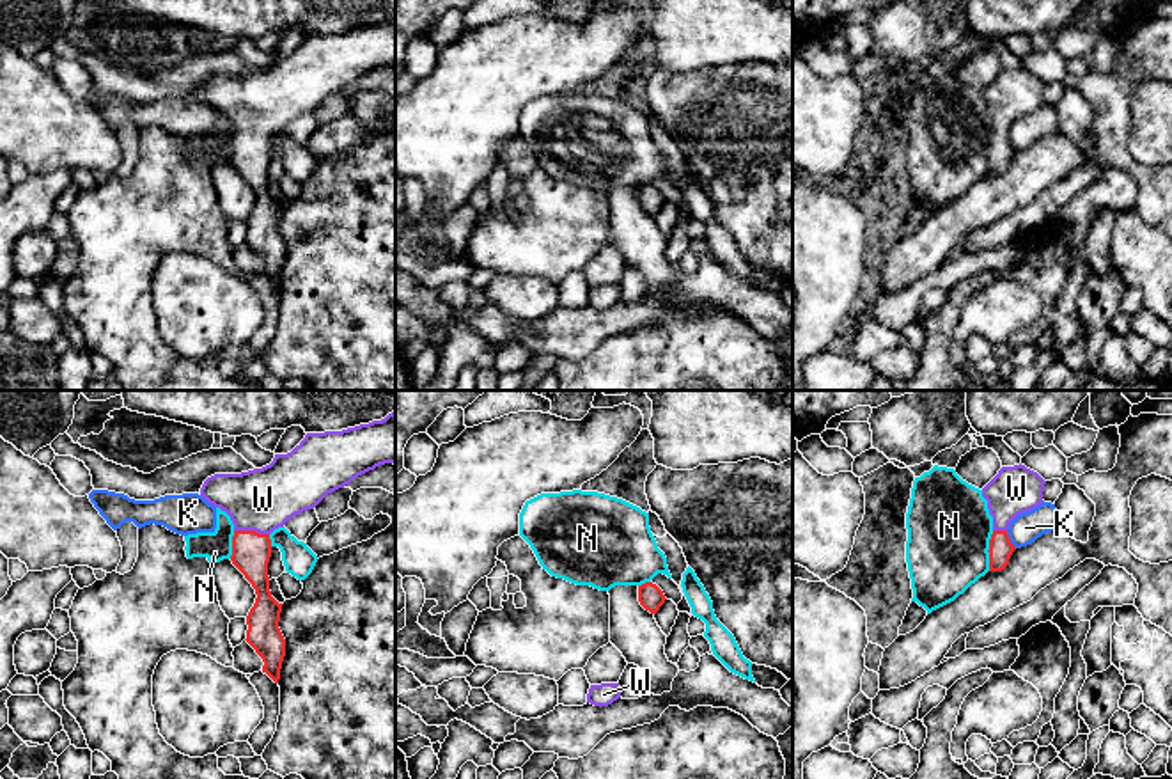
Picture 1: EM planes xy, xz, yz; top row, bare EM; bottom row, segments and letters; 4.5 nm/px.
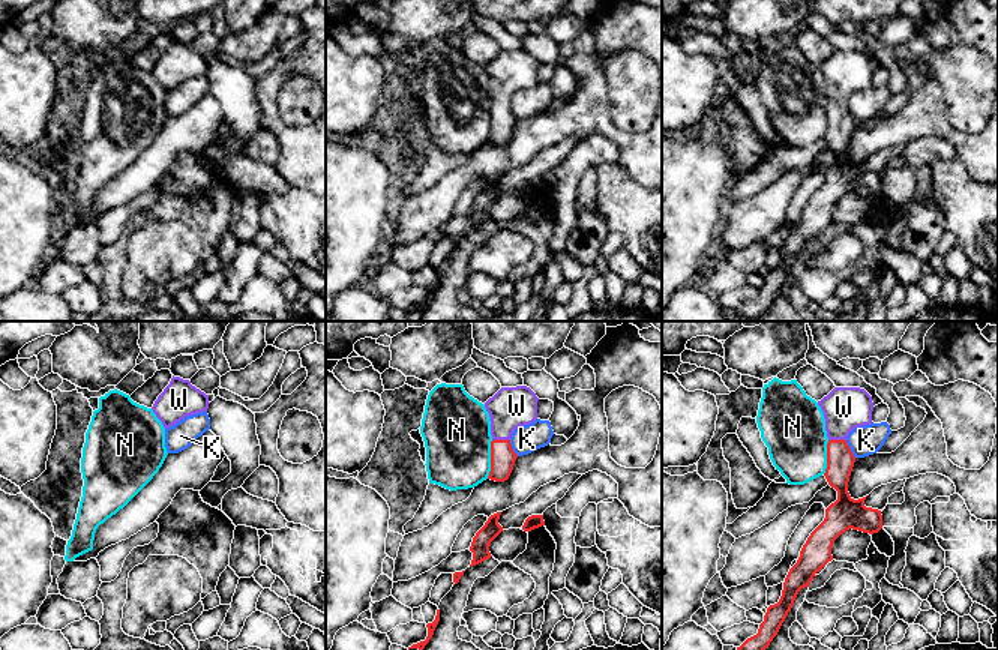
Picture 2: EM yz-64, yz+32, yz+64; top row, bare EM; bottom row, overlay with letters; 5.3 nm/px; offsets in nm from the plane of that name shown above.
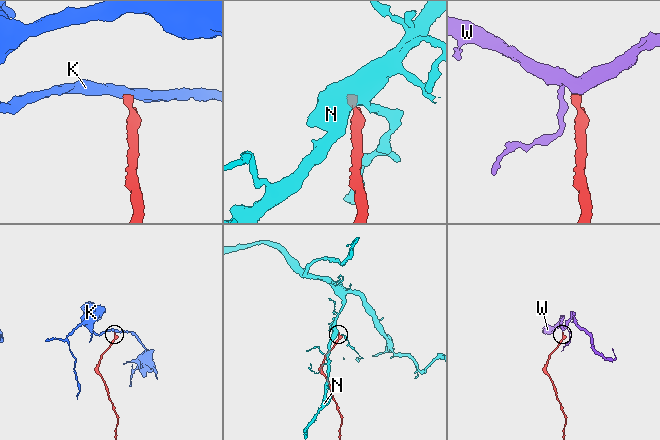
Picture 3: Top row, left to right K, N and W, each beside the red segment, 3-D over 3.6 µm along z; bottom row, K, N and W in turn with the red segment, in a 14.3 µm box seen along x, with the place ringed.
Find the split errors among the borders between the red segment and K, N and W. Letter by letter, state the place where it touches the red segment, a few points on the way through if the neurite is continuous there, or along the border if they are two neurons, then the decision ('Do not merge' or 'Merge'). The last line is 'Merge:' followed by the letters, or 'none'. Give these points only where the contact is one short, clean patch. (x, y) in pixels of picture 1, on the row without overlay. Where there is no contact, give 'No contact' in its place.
K: Touches red at yz (1009, 142). Boundary: yz (1006, 133), (1016, 149). Do not merge
N: Touches red at yz (988, 153). Boundary: yz (993, 133), (988, 144), (988, 173). Do not merge
W: Touches red at xy (252, 133). Path across: xy (250, 153), (252, 133), (256, 109), (263, 102). Merge
Merge: W

